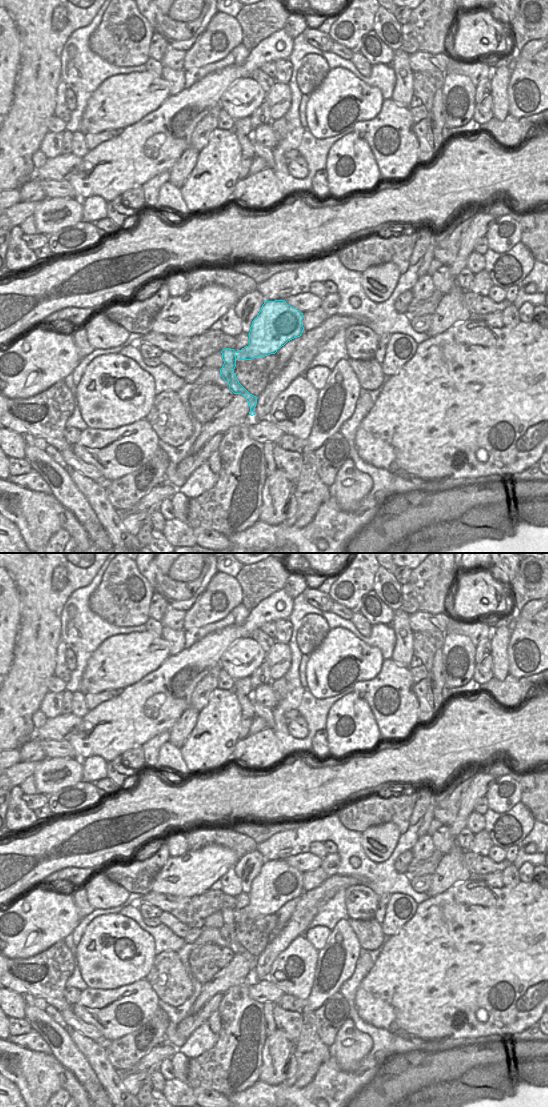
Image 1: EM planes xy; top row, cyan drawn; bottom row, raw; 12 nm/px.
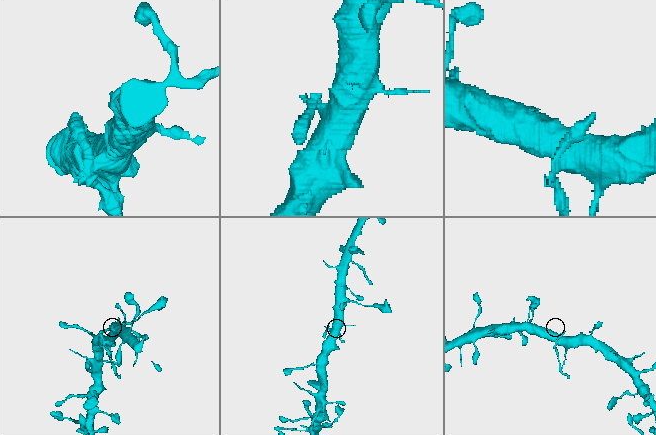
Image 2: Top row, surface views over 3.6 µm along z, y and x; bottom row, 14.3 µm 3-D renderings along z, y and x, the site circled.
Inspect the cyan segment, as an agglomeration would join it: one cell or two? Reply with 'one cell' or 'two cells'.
two cells

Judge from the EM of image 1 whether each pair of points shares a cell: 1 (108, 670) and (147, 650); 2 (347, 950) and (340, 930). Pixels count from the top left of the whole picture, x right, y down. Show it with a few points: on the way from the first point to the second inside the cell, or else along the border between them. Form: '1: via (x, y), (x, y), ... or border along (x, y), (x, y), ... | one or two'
1: via (118, 662), (137, 654) | one
2: via (343, 945), (342, 935) | one

